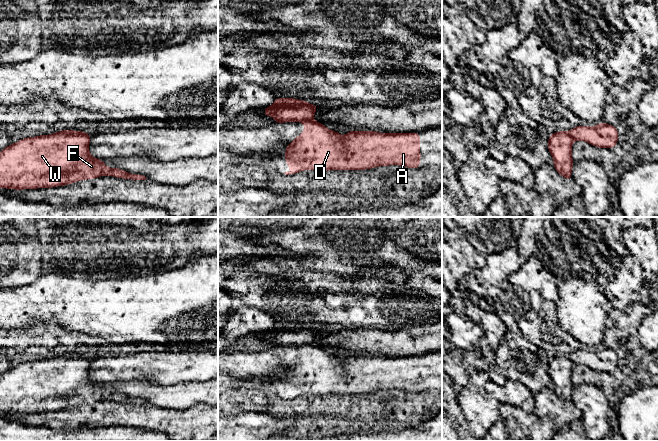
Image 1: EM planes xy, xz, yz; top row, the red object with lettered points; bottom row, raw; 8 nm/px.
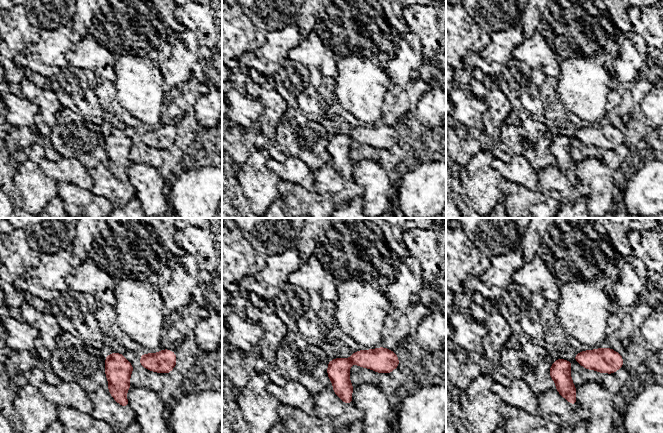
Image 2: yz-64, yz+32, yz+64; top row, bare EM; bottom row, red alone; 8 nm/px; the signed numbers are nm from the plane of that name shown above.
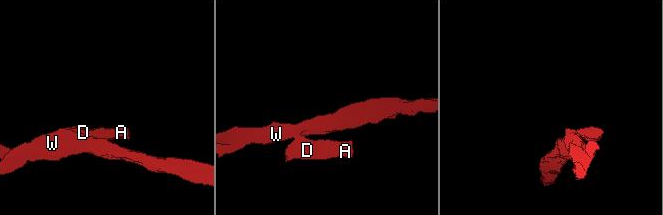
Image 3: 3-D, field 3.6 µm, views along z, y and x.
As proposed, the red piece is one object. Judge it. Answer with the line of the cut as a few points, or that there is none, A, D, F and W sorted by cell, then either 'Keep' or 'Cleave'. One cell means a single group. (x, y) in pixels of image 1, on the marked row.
Split along yz (567, 131), (574, 139). Groups: A D / F W. Cleave

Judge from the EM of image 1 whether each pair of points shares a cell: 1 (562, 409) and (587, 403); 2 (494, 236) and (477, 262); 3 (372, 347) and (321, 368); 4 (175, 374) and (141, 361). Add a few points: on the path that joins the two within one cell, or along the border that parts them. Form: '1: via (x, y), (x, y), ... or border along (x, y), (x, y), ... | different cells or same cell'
1: border along (572, 402), (581, 412), (581, 418) | different cells
2: border along (508, 247), (499, 252), (484, 253) | different cells
3: border along (350, 353), (374, 354), (377, 356) | different cells
4: via (167, 367), (149, 364) | same cell

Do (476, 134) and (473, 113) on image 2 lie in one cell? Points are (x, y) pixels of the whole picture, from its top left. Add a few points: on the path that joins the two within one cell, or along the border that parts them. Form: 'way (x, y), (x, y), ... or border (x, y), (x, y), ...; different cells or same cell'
border (486, 112), (483, 116), (483, 125), (470, 129); different cells

